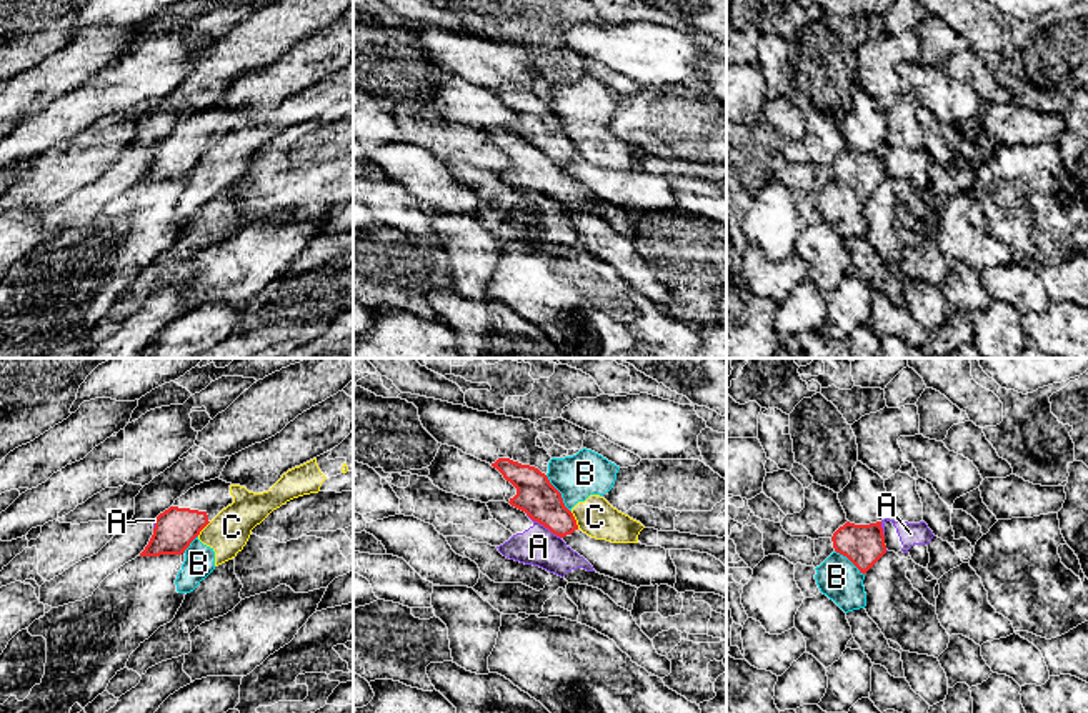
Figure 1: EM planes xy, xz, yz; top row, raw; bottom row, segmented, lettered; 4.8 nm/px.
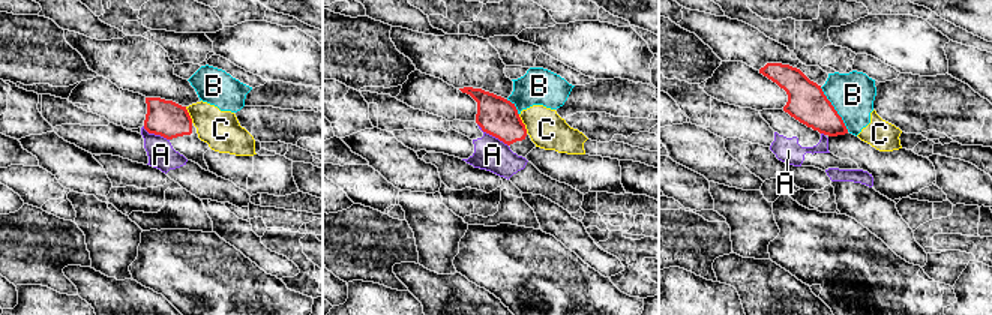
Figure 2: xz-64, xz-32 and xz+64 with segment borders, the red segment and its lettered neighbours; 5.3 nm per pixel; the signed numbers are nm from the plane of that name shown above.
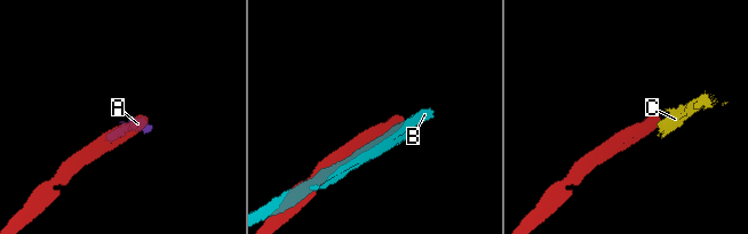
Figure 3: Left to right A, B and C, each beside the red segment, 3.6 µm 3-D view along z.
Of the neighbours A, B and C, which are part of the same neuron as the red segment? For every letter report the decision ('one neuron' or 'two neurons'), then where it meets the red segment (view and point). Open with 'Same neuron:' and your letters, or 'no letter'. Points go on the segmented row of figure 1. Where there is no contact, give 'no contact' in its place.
Same neuron: no letter
A: two neurons; contact xz (544, 525)
B: two neurons; contact xz (560, 493)
C: two neurons; contact xz (575, 520)

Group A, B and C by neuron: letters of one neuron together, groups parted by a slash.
A / B C

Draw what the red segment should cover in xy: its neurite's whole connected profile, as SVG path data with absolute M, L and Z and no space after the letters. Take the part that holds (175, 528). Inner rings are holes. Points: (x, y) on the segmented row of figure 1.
M220 478L203 481L155 518L153 535L140 556L182 555L200 531L233 503L230 485Z

